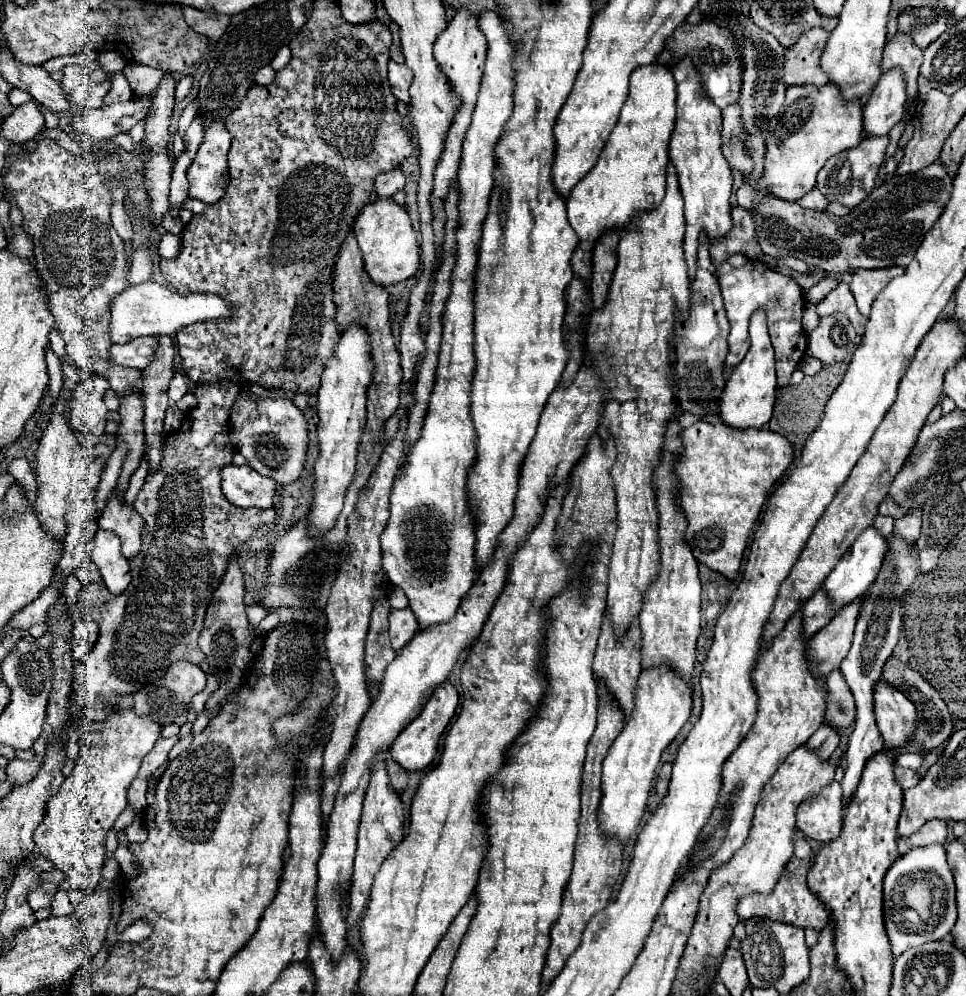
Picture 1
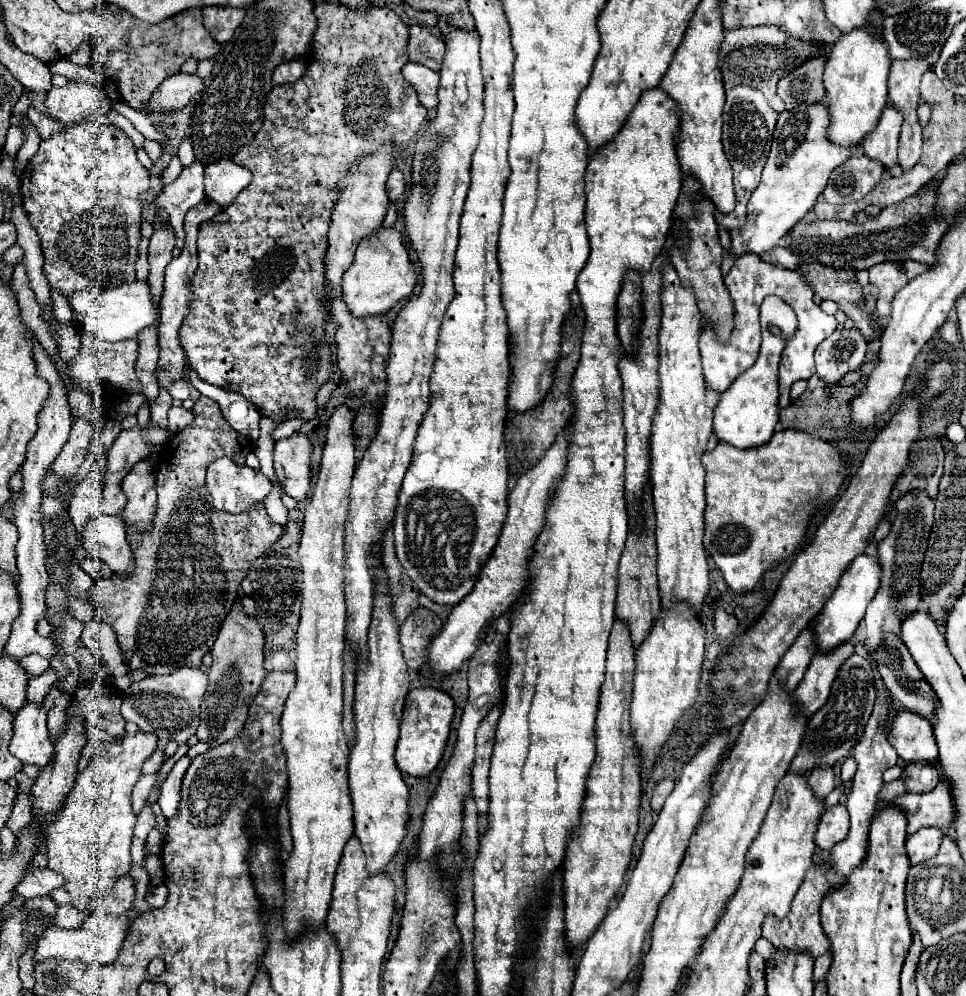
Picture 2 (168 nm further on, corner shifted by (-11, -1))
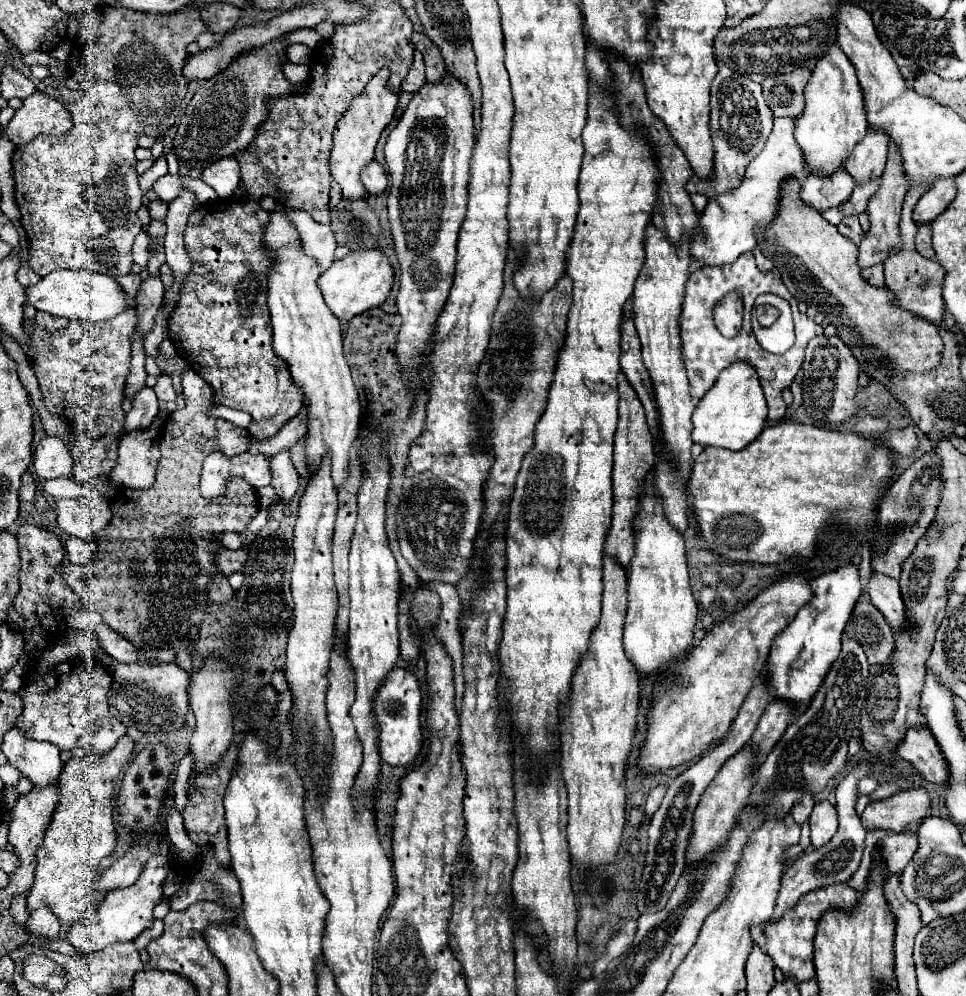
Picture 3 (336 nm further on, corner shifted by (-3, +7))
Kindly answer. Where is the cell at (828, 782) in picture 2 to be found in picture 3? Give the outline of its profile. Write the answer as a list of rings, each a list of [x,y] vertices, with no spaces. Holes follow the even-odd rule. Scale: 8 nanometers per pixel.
[[[803,796],[803,800],[801,800],[799,804],[795,804],[793,810],[791,810],[793,820],[795,820],[797,824],[805,824],[805,822],[809,820],[809,816],[811,816],[813,804],[815,804],[815,802],[813,802],[813,796]]]

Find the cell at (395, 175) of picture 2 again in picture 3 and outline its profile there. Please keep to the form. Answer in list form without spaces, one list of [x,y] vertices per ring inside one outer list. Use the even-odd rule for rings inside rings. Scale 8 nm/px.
[[[373,160],[361,170],[361,182],[367,188],[367,192],[371,196],[375,196],[375,194],[381,194],[387,188],[387,174],[381,168],[381,164]]]

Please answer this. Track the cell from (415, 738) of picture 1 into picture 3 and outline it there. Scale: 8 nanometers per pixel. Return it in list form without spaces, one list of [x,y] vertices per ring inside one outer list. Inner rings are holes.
[[[393,668],[383,684],[375,692],[373,700],[373,716],[375,716],[375,726],[379,730],[379,754],[381,760],[391,764],[391,766],[411,766],[423,746],[423,736],[421,736],[421,690],[417,686],[417,678],[403,668]]]

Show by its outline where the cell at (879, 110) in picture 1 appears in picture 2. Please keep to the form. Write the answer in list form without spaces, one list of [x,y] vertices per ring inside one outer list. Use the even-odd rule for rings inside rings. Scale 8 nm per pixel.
[[[887,106],[875,130],[863,138],[865,154],[873,160],[883,162],[885,168],[891,170],[891,176],[901,176],[904,173],[897,162],[897,142],[899,142],[901,124],[903,124],[901,110],[897,106]]]

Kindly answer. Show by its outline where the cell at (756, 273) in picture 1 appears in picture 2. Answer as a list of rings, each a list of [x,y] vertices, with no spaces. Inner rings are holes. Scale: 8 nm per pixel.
[[[745,254],[745,256],[739,256],[735,260],[729,274],[725,276],[725,286],[735,302],[735,330],[733,330],[727,344],[717,342],[711,328],[705,328],[701,332],[699,348],[701,348],[705,382],[709,388],[713,388],[717,392],[725,392],[743,370],[747,370],[749,366],[755,364],[757,354],[759,354],[759,346],[761,346],[759,306],[761,306],[765,296],[775,294],[781,300],[785,300],[795,310],[795,314],[799,318],[799,328],[791,338],[787,338],[787,346],[783,350],[783,360],[781,360],[781,368],[779,368],[779,392],[781,392],[779,406],[783,408],[789,404],[789,392],[791,392],[793,382],[807,380],[815,374],[813,352],[827,336],[831,336],[831,332],[837,328],[837,320],[833,316],[827,316],[813,302],[813,288],[809,286],[809,282],[805,280],[805,276],[801,272],[769,264],[755,254]]]

